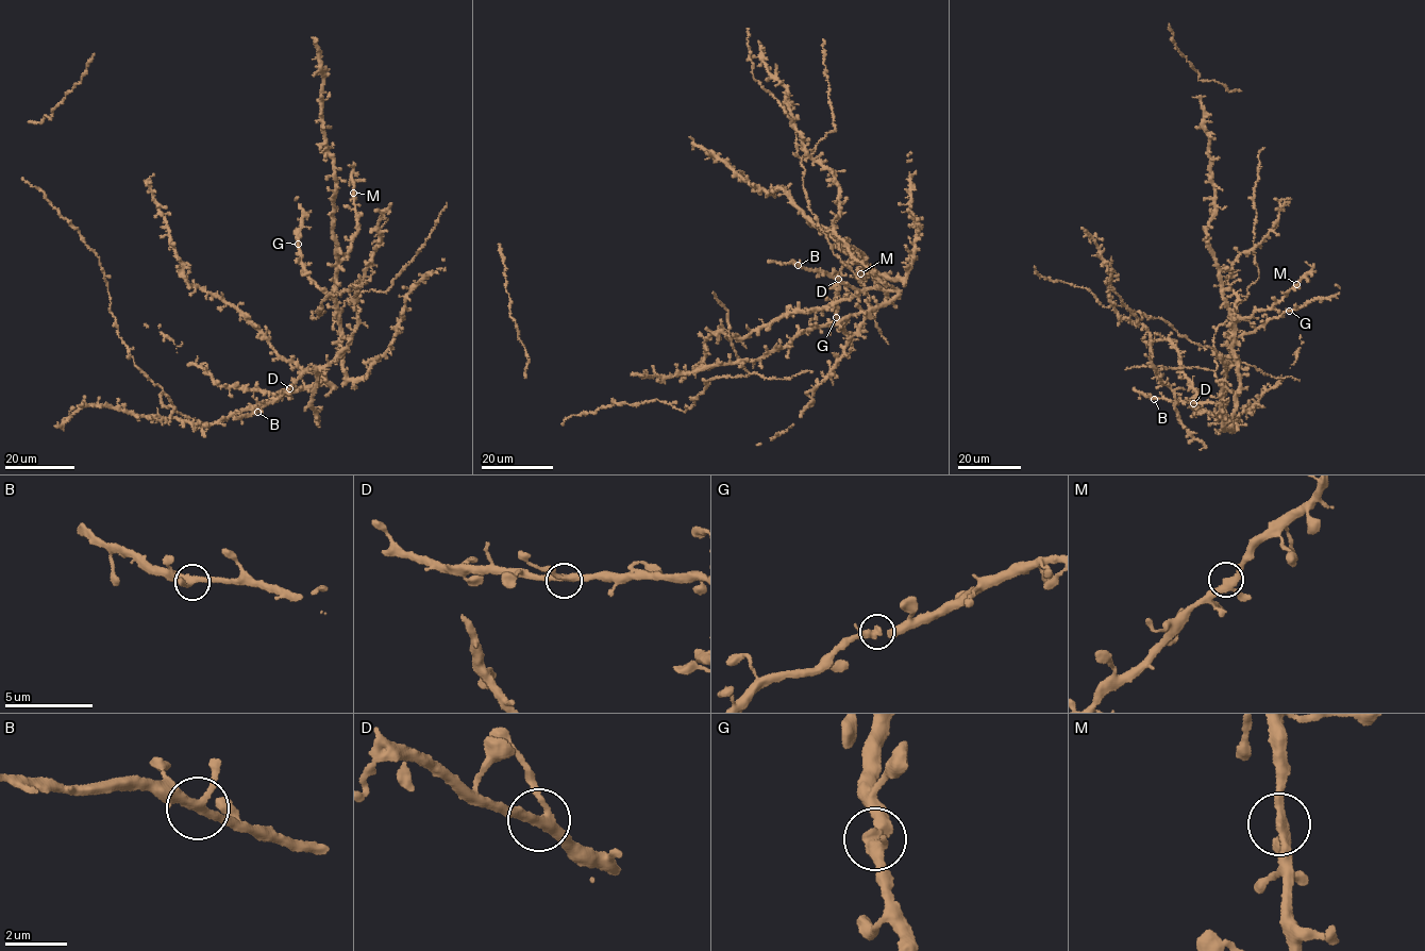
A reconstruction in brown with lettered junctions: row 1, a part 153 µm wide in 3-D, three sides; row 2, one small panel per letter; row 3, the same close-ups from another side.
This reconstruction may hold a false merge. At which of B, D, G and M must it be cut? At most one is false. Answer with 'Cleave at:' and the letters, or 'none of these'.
Cleave at: none of these

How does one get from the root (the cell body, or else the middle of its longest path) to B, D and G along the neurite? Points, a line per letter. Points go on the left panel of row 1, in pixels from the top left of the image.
B: (233, 415), (299, 390), (332, 385), (319, 373), (302, 373), (286, 390), (257, 412)
D: (233, 415), (299, 390), (322, 384), (333, 387), (319, 373), (307, 372), (295, 379), (289, 388)
G: (233, 415), (299, 390), (323, 384), (336, 387), (344, 383), (336, 301), (307, 278), (300, 263), (298, 244)

